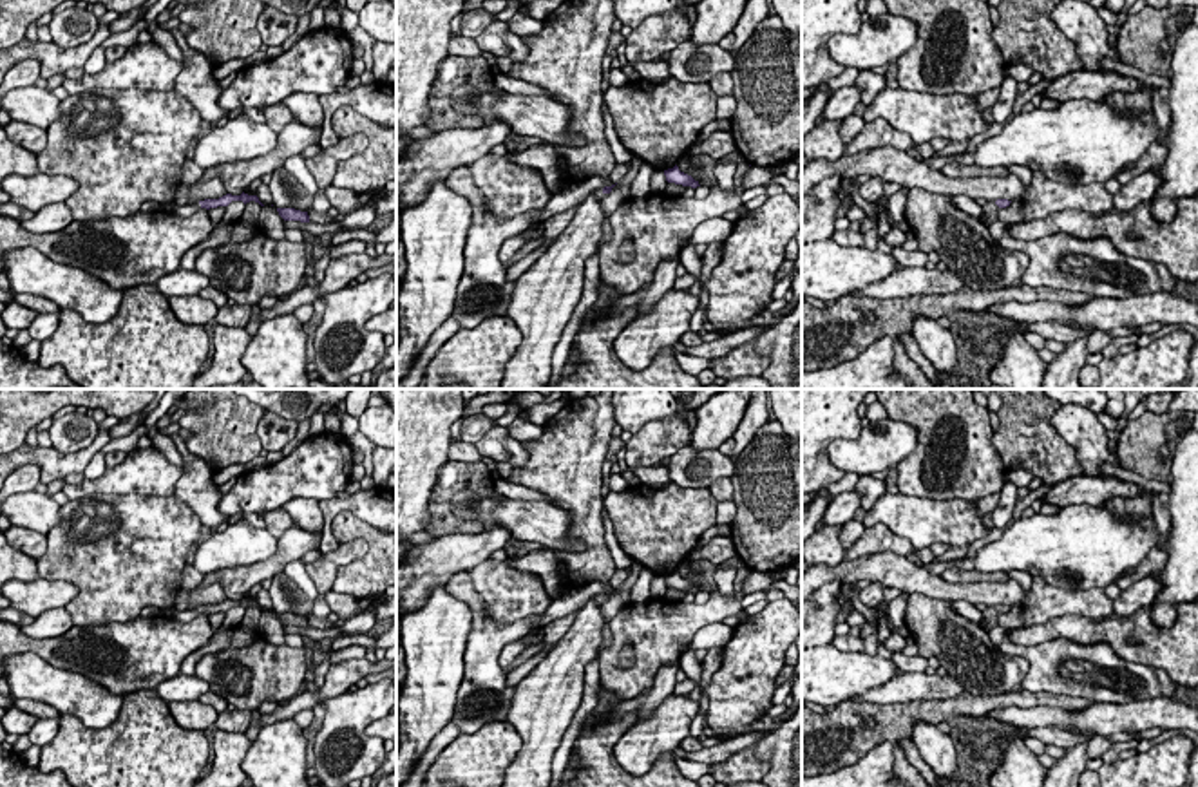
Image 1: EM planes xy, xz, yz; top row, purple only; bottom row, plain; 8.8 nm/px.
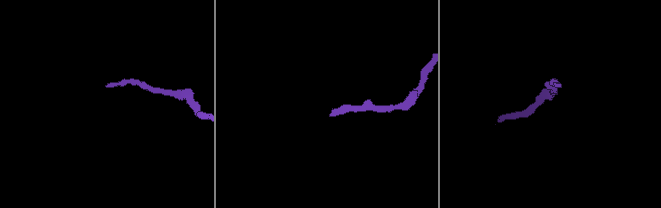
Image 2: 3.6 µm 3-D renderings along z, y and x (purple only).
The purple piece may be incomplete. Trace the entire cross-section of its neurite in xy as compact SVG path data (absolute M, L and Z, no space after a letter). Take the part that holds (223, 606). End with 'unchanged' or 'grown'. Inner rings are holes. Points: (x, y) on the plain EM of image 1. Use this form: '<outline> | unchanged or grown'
M226 599L219 604L204 604L204 606L199 606L199 608L194 608L194 610L185 610L185 612L177 612L174 608L170 610L163 610L165 615L168 615L172 621L188 621L188 619L195 619L199 613L217 613L217 612L228 612L232 606L242 606L244 610L250 608L250 606L255 606L259 608L261 612L264 612L257 601L248 601L248 599L241 599L241 601L232 601L232 599Z | grown

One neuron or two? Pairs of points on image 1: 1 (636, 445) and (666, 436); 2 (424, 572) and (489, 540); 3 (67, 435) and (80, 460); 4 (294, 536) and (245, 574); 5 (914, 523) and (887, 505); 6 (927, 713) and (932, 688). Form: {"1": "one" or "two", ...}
{"1": "one", "2": "one", "3": "two", "4": "one", "5": "one", "6": "two"}

